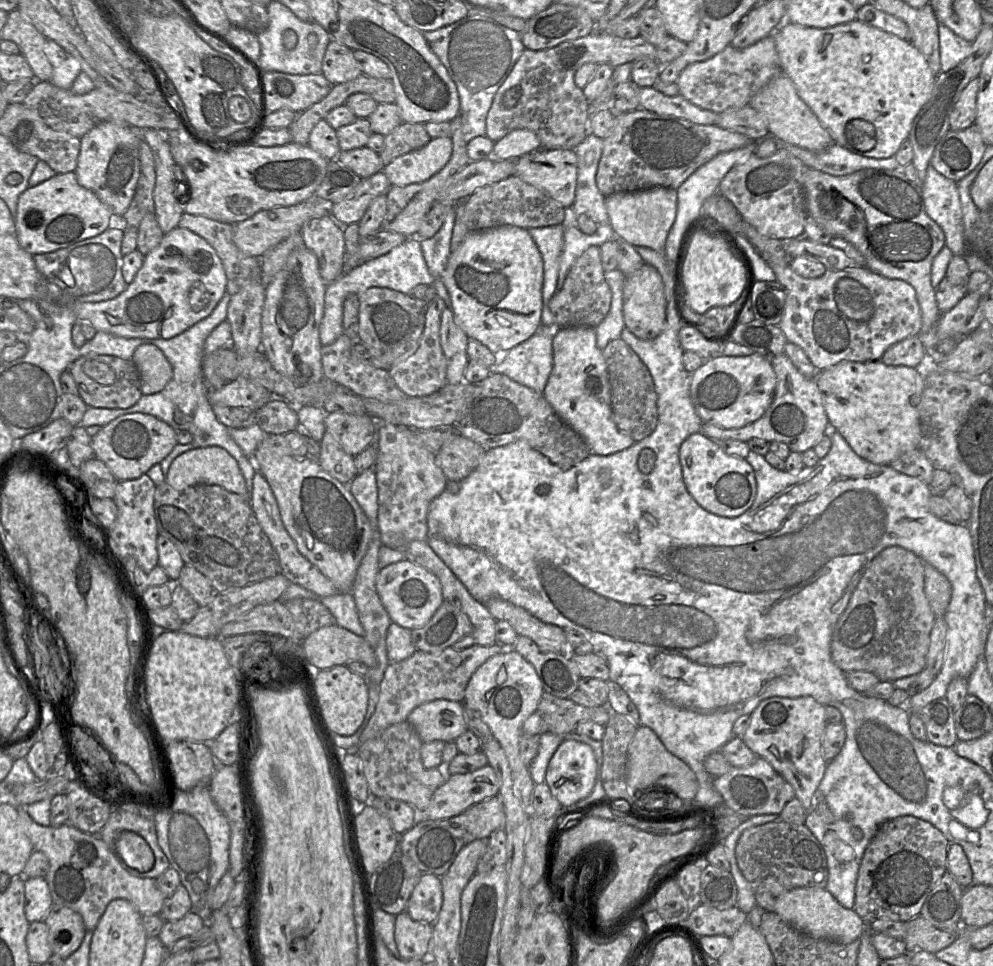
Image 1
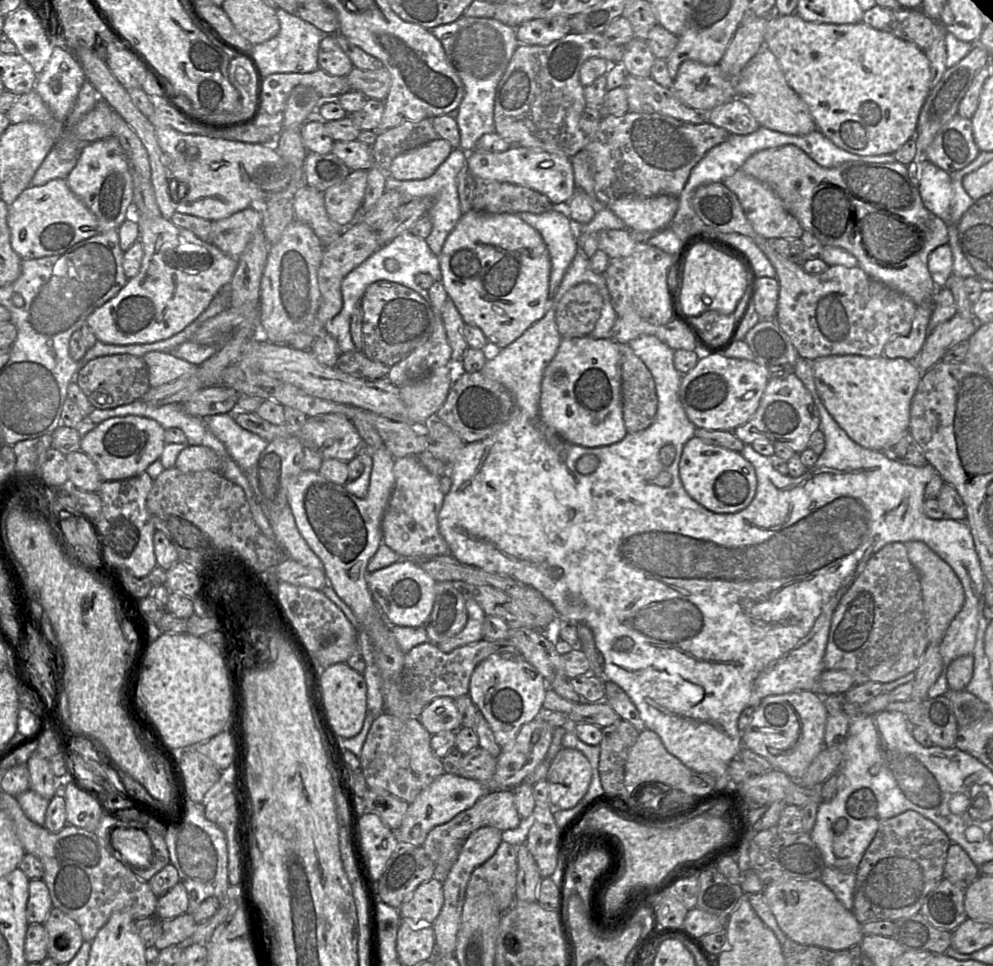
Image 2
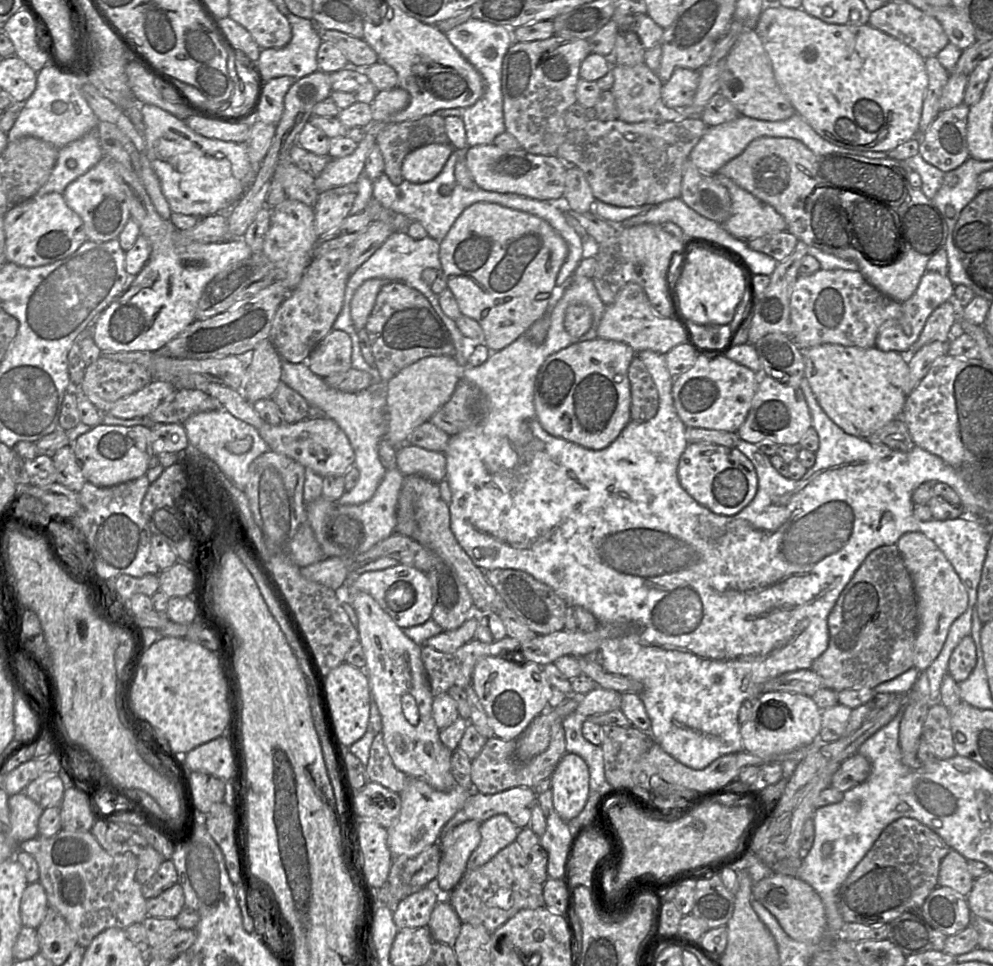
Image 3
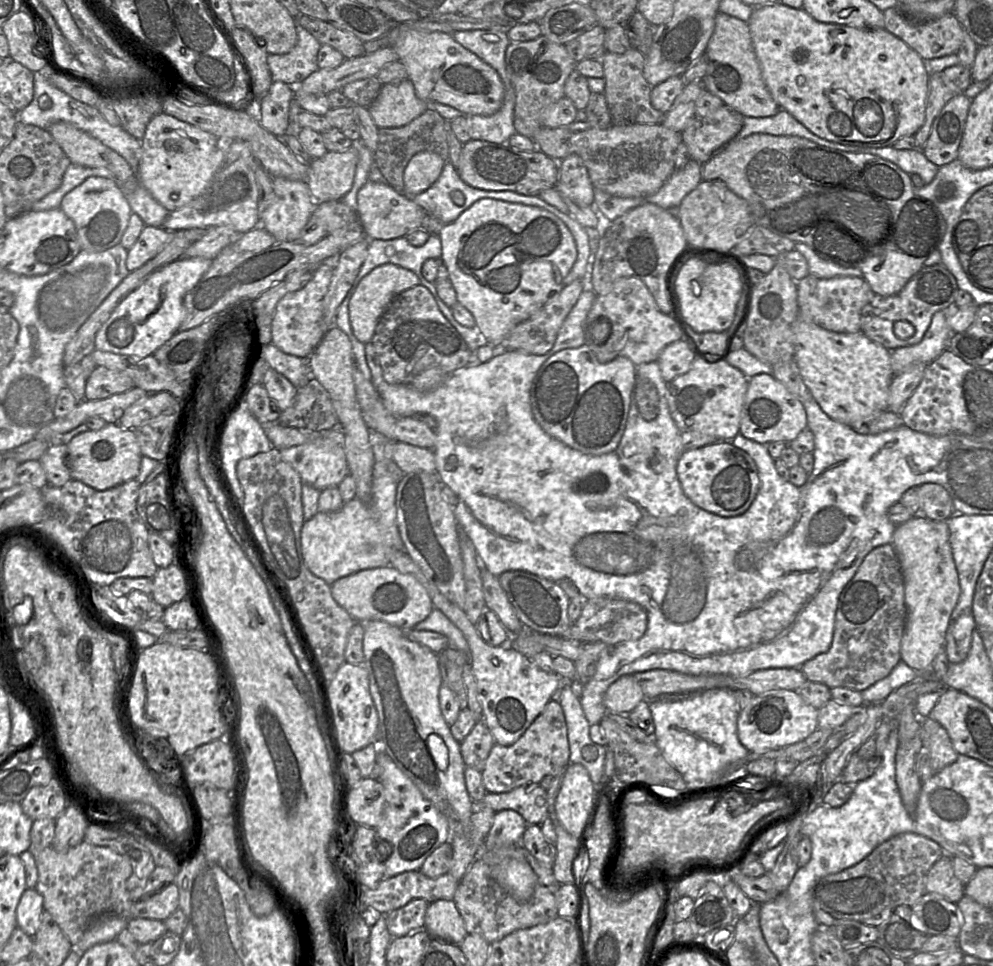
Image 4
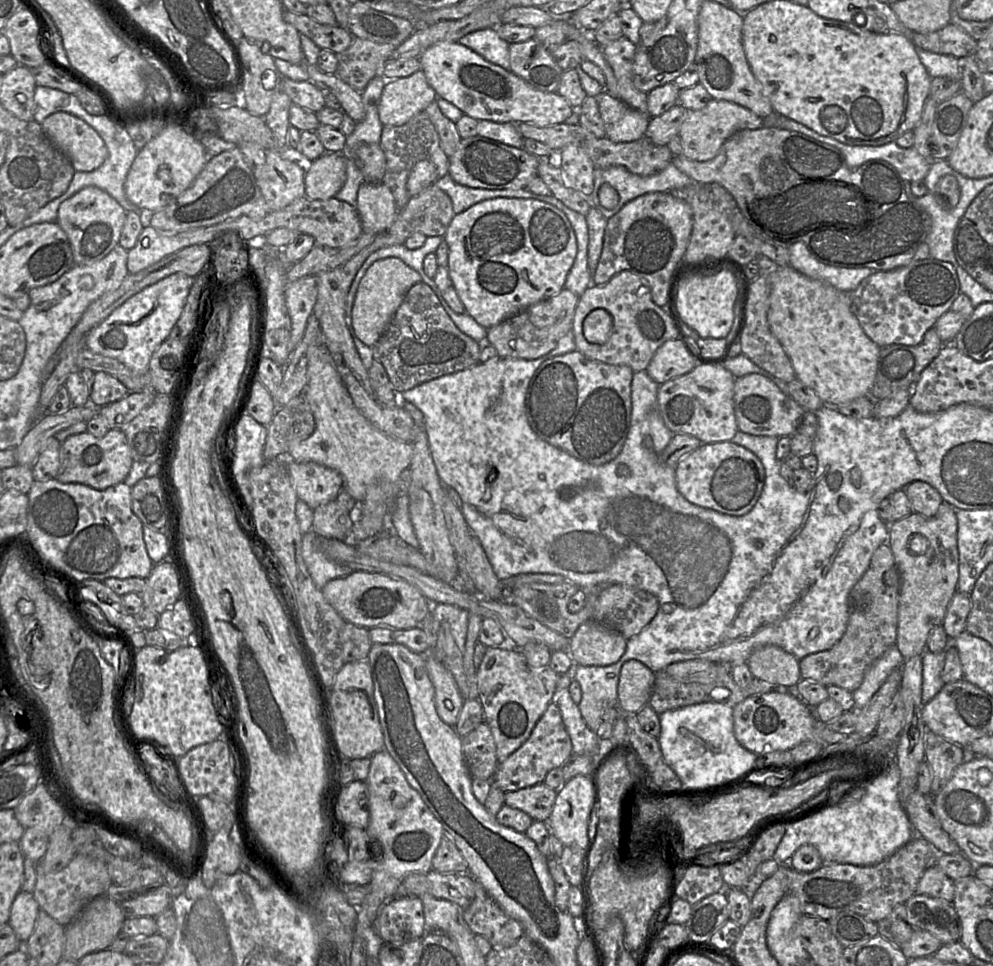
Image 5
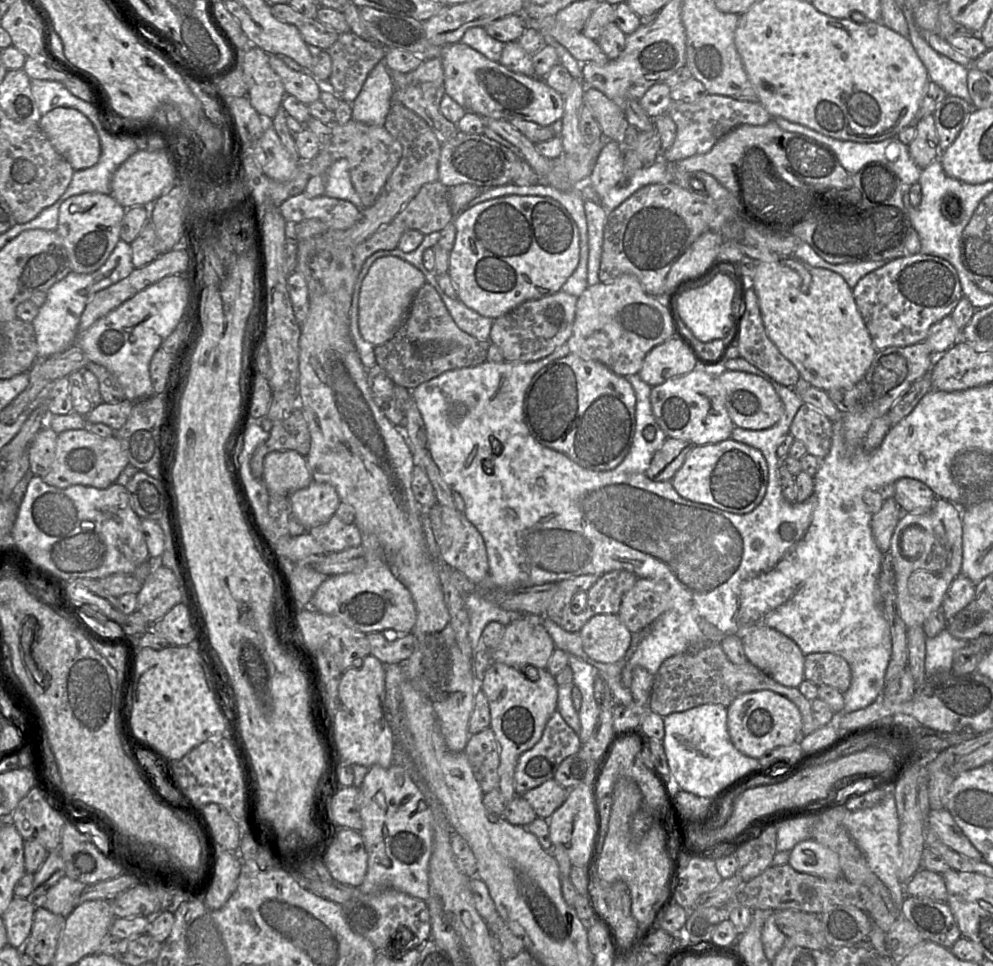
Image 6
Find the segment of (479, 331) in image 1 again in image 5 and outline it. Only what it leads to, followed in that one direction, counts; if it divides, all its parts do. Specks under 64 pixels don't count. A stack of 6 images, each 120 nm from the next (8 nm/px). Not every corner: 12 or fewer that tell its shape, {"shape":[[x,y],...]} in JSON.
{"shape":[[494,198],[443,239],[465,312],[487,330],[558,294],[567,216]]}

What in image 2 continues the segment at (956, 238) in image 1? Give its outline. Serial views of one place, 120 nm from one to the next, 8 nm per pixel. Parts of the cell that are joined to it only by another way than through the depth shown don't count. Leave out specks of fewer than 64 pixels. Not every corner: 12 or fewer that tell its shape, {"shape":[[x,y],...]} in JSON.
{"shape":[[924,157],[919,193],[924,206],[948,225],[950,174]]}

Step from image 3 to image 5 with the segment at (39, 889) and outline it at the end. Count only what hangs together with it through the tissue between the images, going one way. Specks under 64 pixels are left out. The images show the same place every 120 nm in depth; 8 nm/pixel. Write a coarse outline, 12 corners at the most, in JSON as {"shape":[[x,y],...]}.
{"shape":[[33,893],[15,897],[8,924],[22,943],[39,910]]}

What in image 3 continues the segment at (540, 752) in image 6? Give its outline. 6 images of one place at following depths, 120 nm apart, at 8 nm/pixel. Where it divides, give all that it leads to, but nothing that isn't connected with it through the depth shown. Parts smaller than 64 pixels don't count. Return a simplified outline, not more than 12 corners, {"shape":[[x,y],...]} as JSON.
{"shape":[[562,723],[529,762],[516,740],[487,740],[471,763],[474,790],[495,794],[550,778],[566,751]]}

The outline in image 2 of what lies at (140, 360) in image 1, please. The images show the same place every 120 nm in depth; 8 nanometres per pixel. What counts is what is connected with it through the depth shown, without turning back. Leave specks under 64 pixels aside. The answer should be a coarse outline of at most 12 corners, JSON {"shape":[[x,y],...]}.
{"shape":[[171,353],[143,357],[150,387],[196,374],[198,366]]}

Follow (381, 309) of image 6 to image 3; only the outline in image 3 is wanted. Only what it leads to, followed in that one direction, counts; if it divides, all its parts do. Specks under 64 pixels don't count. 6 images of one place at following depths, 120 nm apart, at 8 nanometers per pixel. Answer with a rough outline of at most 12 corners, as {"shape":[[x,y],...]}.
{"shape":[[373,278],[356,290],[350,315],[365,328],[381,288],[394,280]]}

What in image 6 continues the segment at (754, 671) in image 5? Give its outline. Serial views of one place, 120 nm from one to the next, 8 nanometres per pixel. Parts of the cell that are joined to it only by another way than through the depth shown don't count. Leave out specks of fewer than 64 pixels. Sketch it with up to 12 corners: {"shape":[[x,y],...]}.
{"shape":[[756,624],[743,632],[748,661],[798,688],[805,655],[781,632]]}

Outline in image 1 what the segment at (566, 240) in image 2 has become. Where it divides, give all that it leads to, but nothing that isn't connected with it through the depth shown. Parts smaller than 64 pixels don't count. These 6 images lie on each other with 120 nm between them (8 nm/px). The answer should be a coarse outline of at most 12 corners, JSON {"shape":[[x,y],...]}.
{"shape":[[564,225],[528,232],[543,260],[541,325],[555,328],[548,304],[556,293]]}

